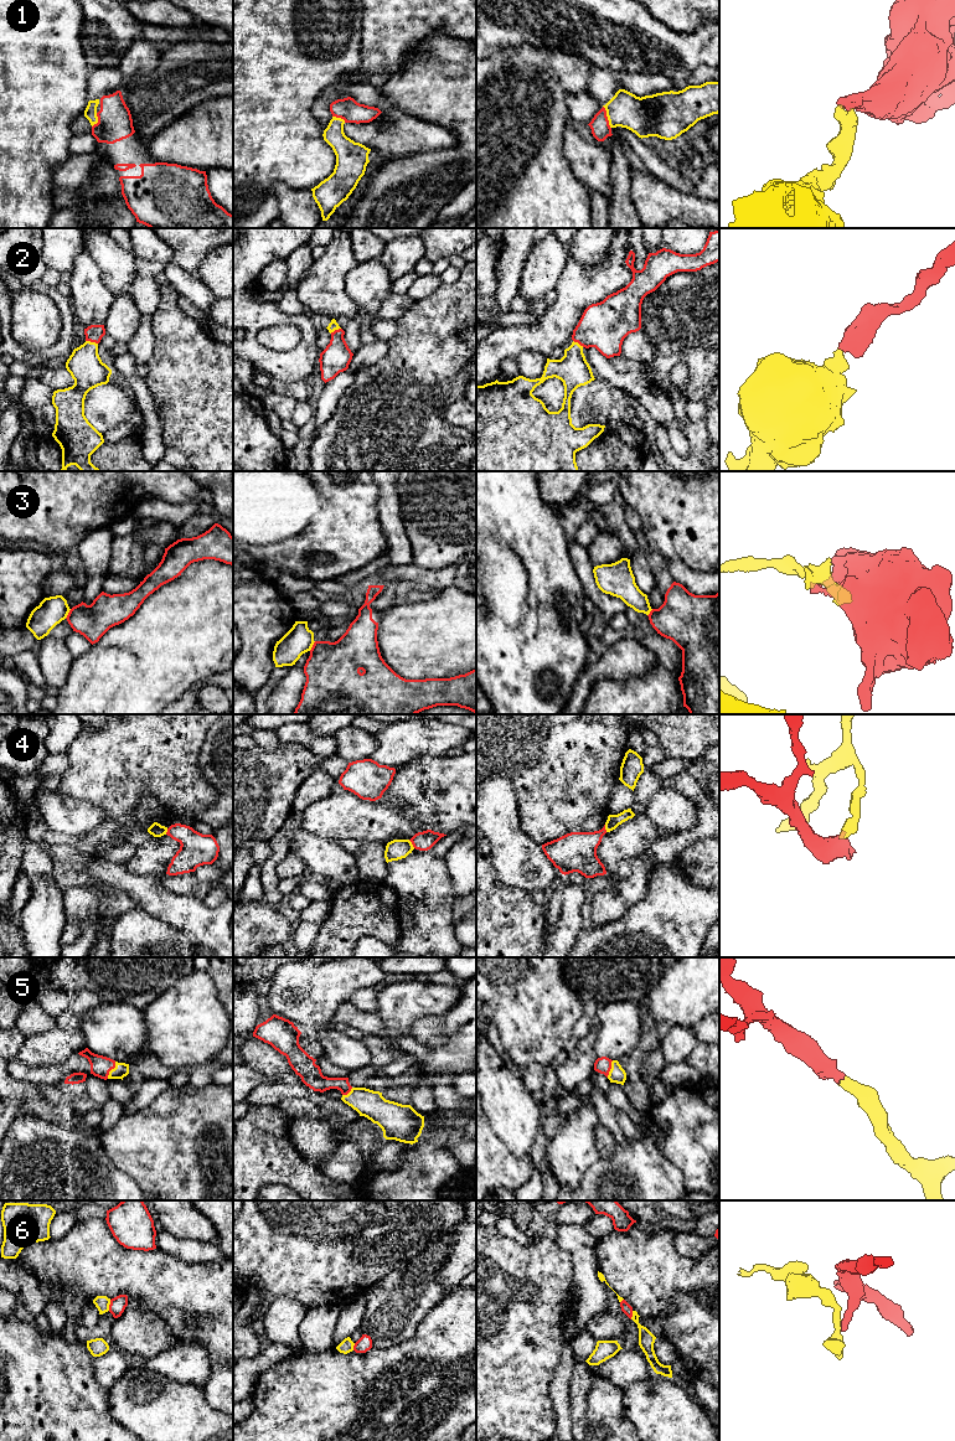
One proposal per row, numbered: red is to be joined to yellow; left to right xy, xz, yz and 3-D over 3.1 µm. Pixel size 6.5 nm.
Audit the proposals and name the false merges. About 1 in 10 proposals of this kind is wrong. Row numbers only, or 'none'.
3, 4, 6

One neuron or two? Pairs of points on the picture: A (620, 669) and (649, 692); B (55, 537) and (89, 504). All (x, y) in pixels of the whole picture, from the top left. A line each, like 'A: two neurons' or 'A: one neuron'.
A: two neurons
B: one neuron

